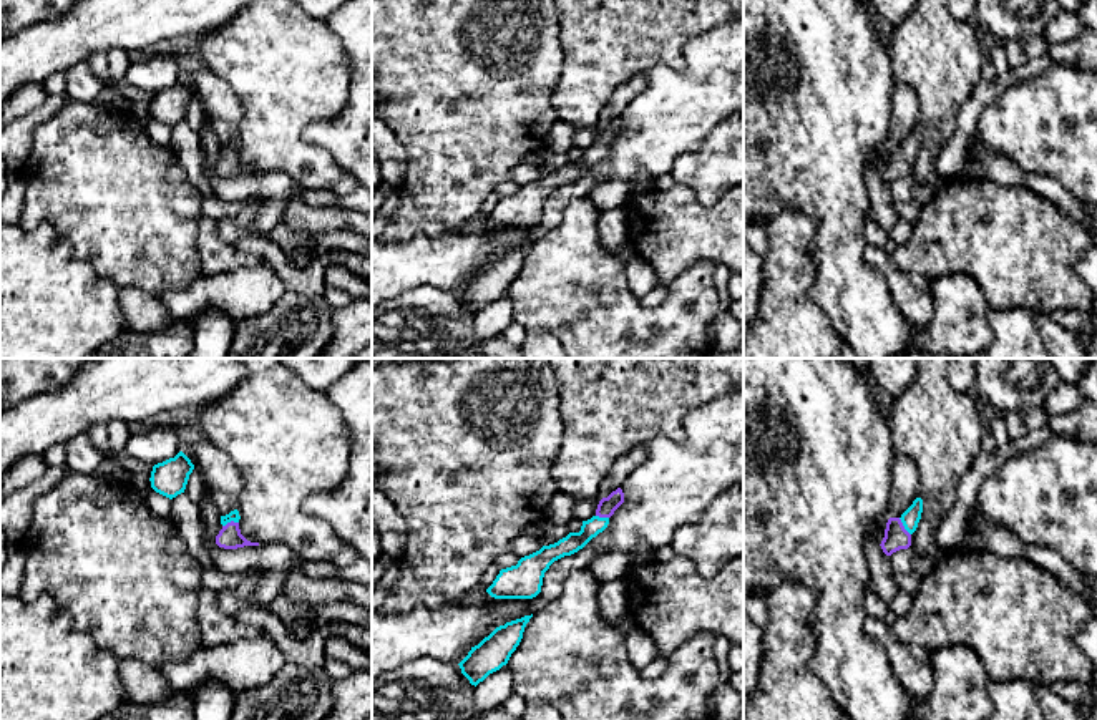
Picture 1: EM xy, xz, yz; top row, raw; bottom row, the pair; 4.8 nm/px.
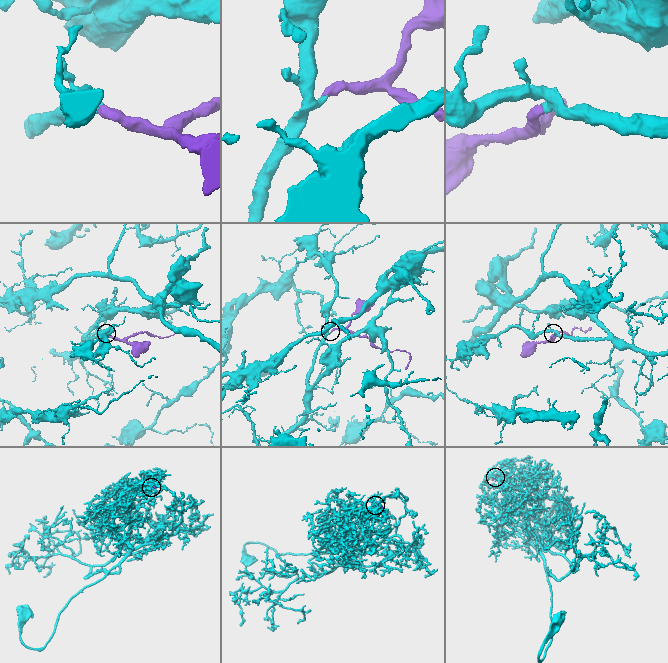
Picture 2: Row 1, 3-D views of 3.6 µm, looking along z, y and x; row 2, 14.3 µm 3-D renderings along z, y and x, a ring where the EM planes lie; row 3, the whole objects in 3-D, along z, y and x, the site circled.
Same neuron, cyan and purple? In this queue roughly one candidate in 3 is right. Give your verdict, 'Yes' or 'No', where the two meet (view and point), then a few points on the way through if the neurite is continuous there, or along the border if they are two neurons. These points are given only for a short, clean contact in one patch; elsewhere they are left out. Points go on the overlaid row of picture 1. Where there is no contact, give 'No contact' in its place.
Yes. Touches cyan at yz (903, 525). Path across: yz (910, 518), (903, 525), (897, 538)

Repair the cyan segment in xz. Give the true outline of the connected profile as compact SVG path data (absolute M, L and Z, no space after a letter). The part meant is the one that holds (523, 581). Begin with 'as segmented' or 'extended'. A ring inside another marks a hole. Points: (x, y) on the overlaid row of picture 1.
extended | M621 488L602 498L596 514L583 521L579 533L569 533L554 544L543 546L539 551L524 556L516 566L501 569L486 592L495 599L533 599L541 592L544 572L549 566L583 549L592 538L602 533L609 518L624 503Z

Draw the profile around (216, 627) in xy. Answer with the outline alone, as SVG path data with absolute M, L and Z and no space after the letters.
M201 589L197 596L197 625L202 647L216 647L239 639L257 637L259 629L242 625L217 606L216 592Z

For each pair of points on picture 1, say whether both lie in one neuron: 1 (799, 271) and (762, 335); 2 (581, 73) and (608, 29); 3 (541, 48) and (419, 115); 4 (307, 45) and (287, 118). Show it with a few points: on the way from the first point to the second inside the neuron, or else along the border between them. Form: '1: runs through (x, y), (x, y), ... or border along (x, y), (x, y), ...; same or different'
1: runs through (785, 287), (785, 312), (779, 319); same
2: runs through (581, 62), (603, 40); same
3: runs through (511, 55), (485, 57), (448, 93); same
4: runs through (289, 63), (287, 100); same

